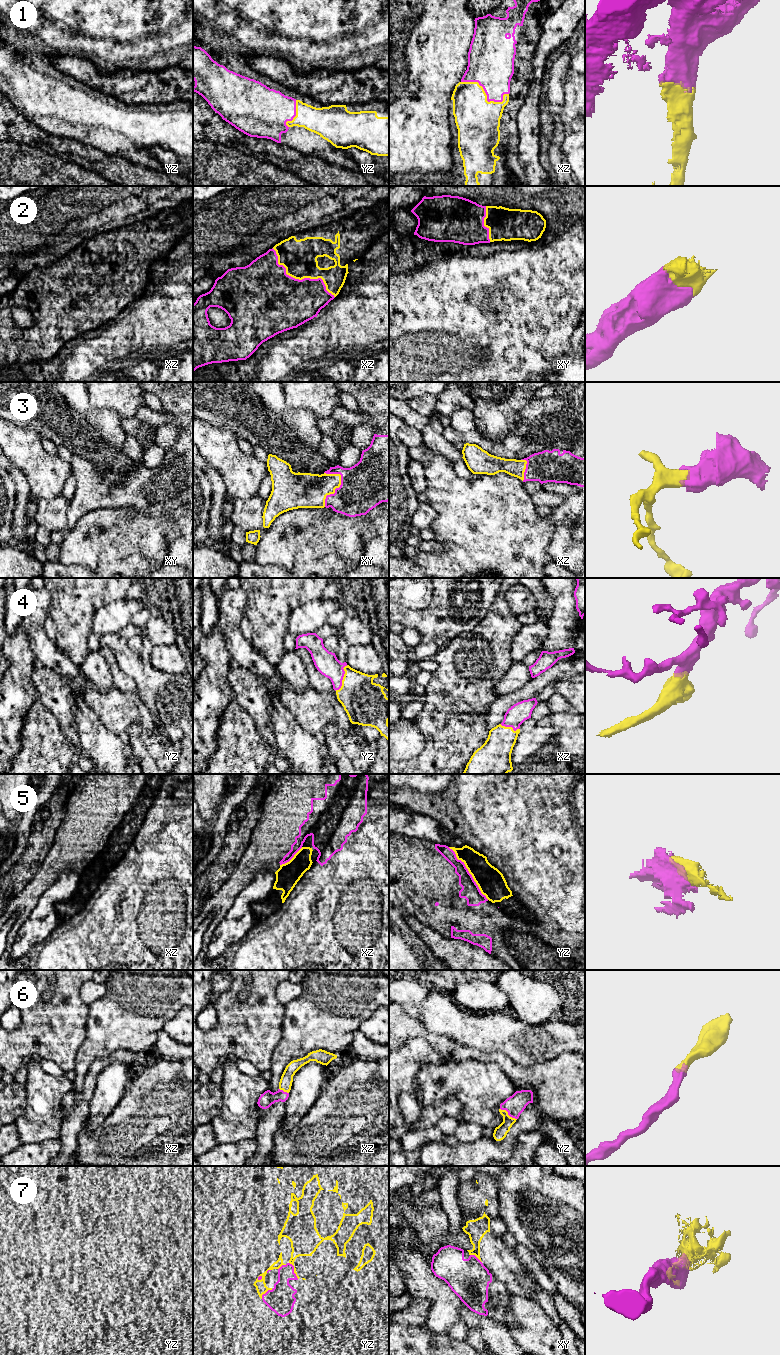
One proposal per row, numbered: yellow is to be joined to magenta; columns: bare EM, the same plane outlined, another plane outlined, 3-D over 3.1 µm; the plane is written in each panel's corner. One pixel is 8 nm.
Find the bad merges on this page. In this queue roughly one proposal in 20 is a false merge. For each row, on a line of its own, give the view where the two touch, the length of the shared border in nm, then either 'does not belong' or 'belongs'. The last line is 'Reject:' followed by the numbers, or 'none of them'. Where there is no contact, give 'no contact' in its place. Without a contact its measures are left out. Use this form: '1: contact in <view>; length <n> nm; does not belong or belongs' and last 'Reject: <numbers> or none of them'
1: contact in xz; length 400 nm; belongs
2: contact in xz; length 650 nm; belongs
3: contact in xy; length 300 nm; belongs
4: contact in yz; length 220 nm; belongs
5: contact in yz; length 550 nm; belongs
6: contact in yz; length 160 nm; belongs
7: contact in yz; length 150 nm; does not belong
Reject: 7

